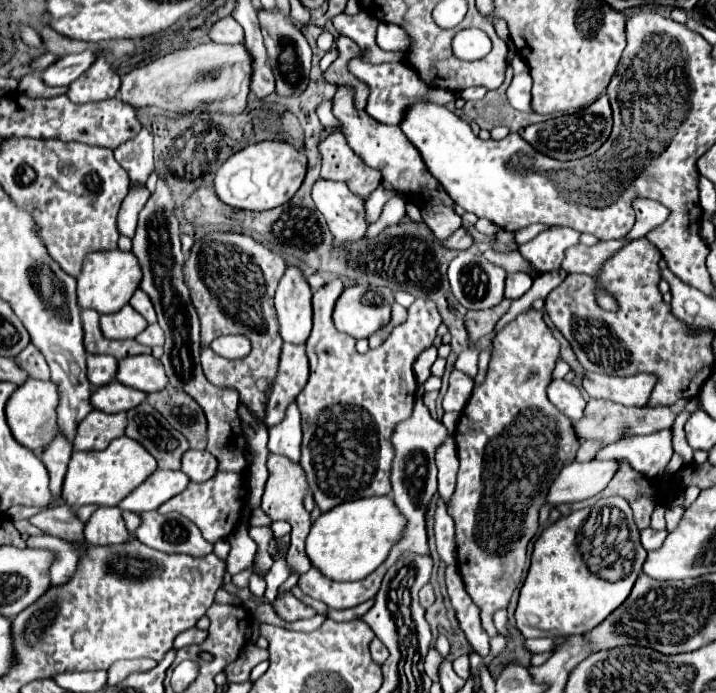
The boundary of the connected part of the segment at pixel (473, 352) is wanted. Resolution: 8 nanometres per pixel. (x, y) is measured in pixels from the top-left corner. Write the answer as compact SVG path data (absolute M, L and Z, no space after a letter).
M471 344L467 350L463 350L457 356L453 370L459 370L459 372L471 376L471 380L475 380L475 376L477 376L477 358L479 358L479 348Z

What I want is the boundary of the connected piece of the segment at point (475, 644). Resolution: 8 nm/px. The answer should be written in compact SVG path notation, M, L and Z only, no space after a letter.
M447 566L445 568L445 586L447 594L451 600L451 606L455 608L455 616L459 622L459 628L463 630L467 642L477 654L489 654L489 636L487 632L481 630L481 620L479 620L479 610L469 598L469 594L463 588L459 568L457 566Z

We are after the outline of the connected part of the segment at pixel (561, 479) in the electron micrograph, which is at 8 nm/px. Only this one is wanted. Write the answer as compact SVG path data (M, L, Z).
M589 460L565 466L549 488L547 502L553 506L597 496L619 472L619 460Z

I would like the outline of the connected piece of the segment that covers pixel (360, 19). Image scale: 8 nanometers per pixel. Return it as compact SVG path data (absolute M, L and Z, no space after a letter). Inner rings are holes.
M360 11L355 15L341 13L332 20L340 35L351 38L359 44L365 54L365 62L379 64L379 62L399 62L403 52L385 52L376 44L376 31L379 20L371 14Z

